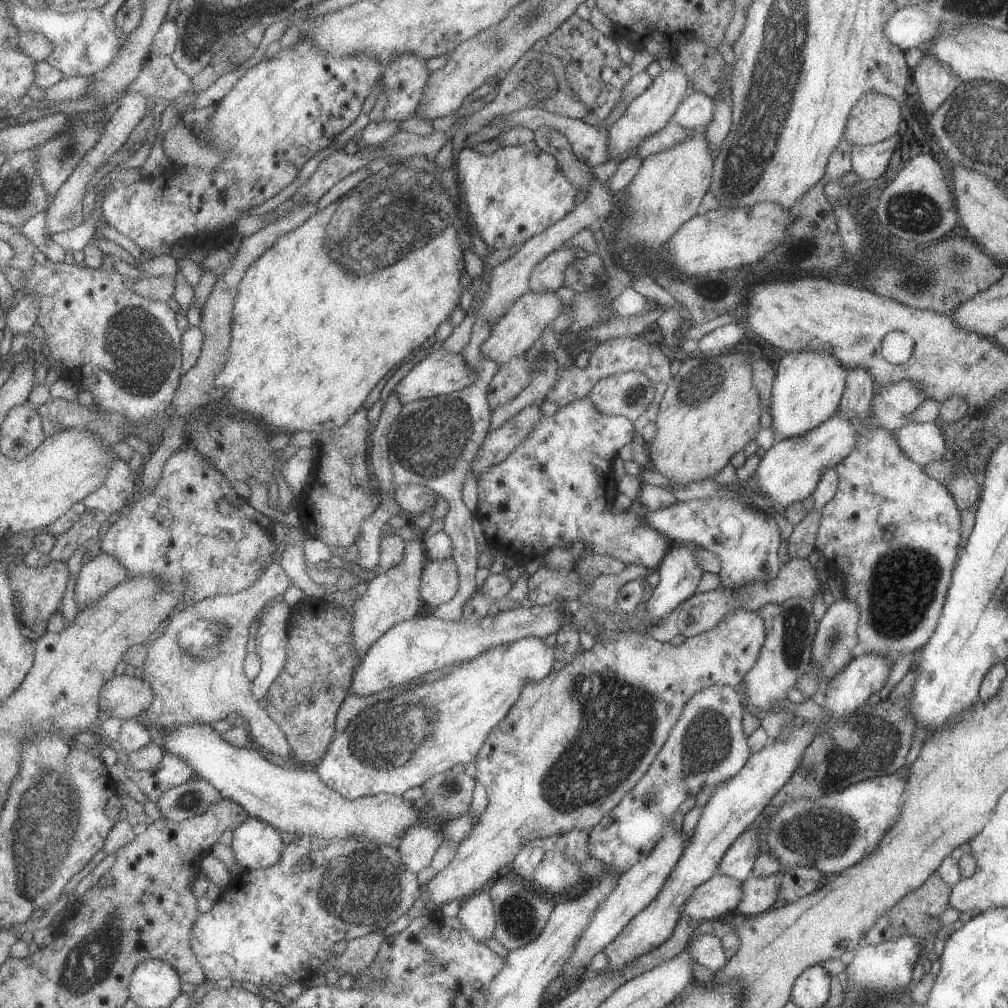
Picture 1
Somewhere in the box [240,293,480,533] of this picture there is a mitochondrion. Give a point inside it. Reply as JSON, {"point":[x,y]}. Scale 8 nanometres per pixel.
{"point":[429,441]}

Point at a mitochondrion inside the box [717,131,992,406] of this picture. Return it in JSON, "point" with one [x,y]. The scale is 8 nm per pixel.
{"point":[941,275]}

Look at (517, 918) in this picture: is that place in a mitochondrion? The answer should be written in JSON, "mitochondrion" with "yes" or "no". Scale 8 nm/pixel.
{"mitochondrion":"yes"}

